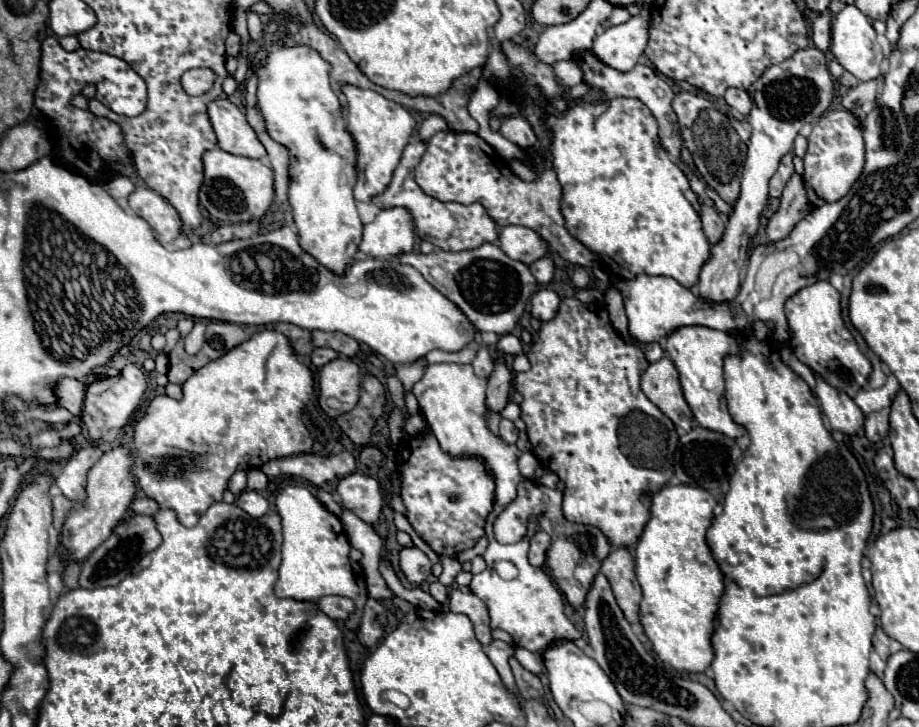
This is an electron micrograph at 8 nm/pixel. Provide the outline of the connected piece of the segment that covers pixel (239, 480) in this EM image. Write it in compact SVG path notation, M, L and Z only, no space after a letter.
M236 472L234 476L232 476L232 482L228 484L228 490L232 492L232 494L240 494L240 492L244 492L246 490L246 482L248 482L248 478L246 478L246 472Z

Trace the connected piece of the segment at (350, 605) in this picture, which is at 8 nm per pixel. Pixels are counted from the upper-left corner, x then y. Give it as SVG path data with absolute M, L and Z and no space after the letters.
M324 596L324 598L316 600L316 606L336 622L346 620L348 614L352 614L352 610L354 610L354 602L344 596Z

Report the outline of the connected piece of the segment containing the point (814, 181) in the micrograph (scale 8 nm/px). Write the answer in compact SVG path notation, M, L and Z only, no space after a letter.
M834 110L822 114L810 136L808 152L804 156L804 188L810 202L836 202L858 180L864 168L864 138L858 118L848 110Z

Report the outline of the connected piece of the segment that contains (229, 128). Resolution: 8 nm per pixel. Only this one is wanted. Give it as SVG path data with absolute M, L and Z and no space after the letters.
M216 98L208 106L208 116L222 150L250 158L266 156L266 148L258 140L254 128L248 124L242 108L234 106L230 100Z

